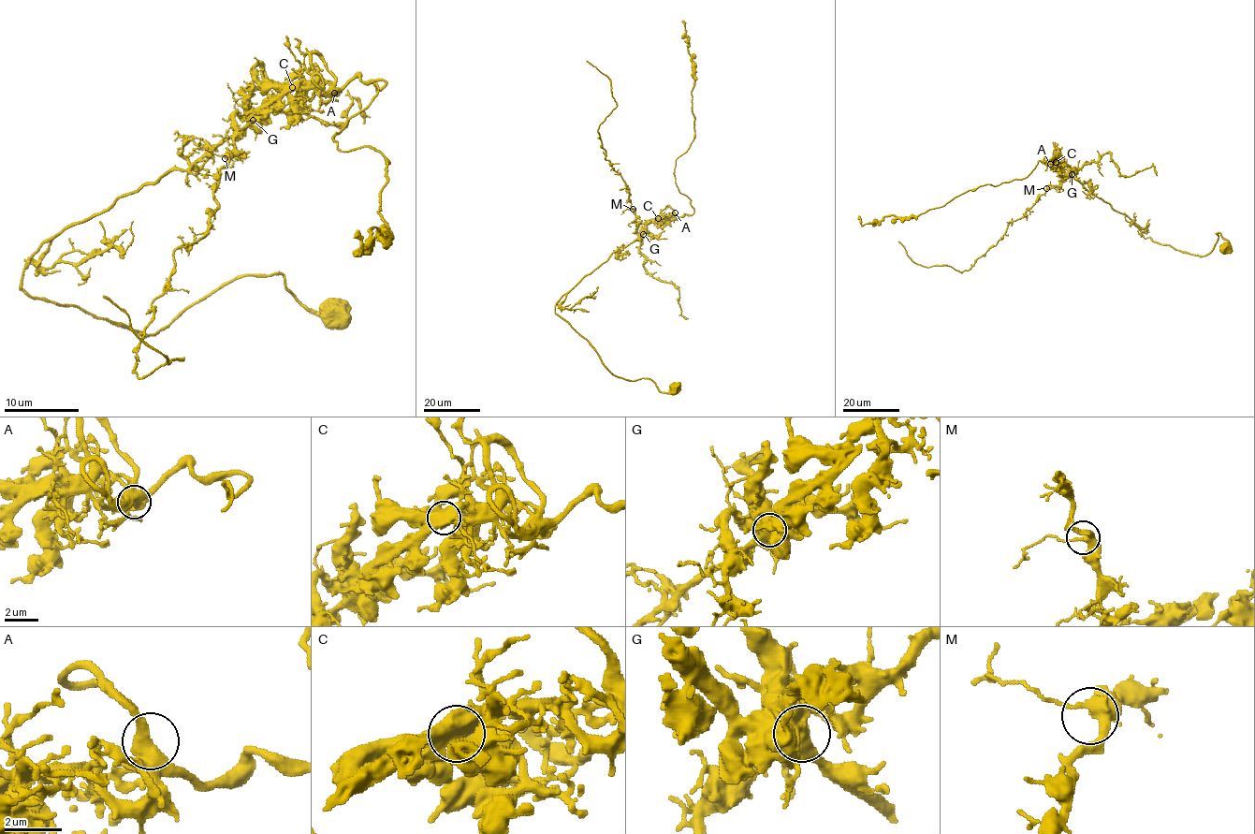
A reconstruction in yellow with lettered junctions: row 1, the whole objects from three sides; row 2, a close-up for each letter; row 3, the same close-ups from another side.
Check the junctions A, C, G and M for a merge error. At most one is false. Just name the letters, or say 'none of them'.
G

